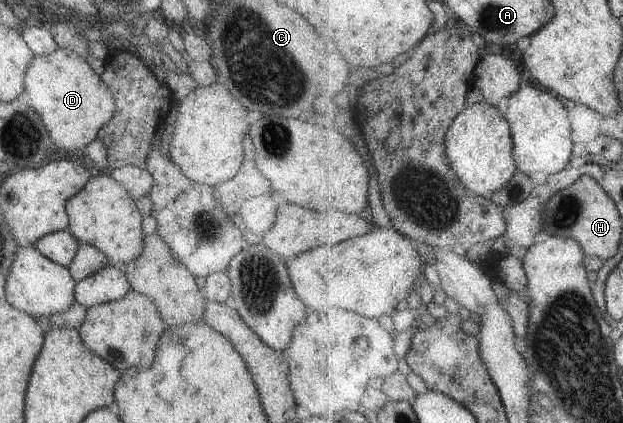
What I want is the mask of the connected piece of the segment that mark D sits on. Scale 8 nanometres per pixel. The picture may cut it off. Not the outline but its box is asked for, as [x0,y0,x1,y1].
[24,48,114,150]

